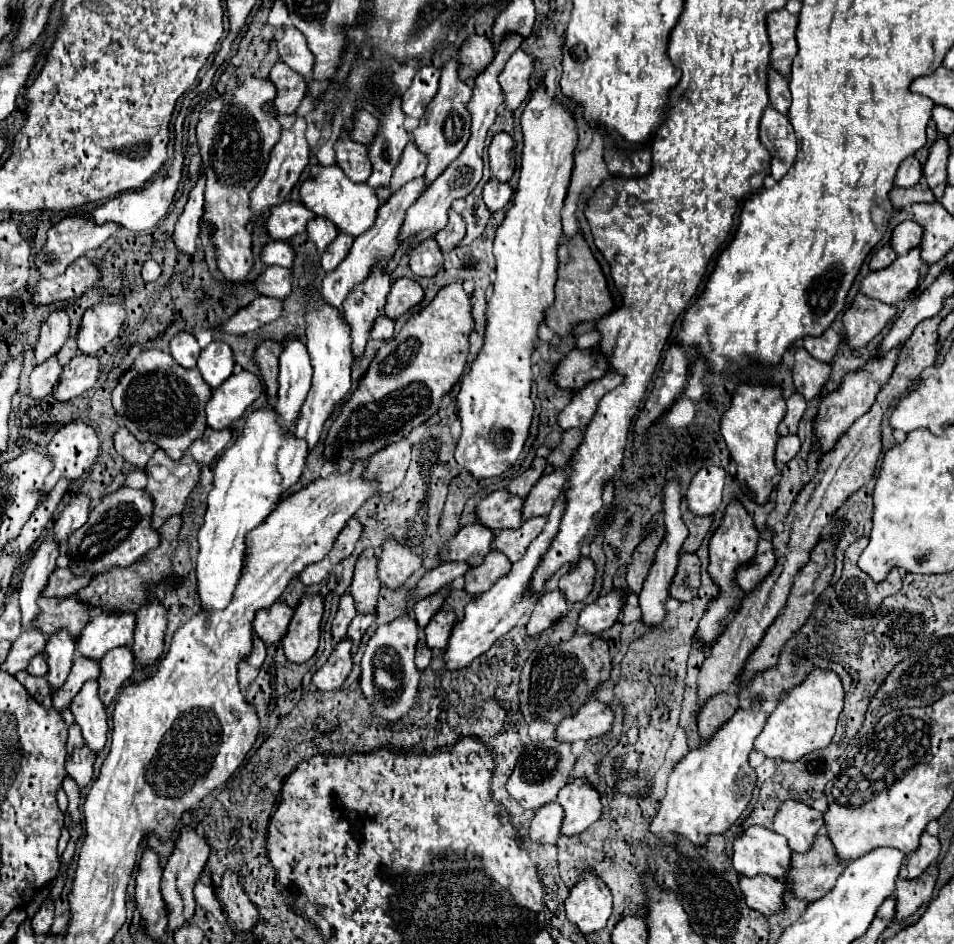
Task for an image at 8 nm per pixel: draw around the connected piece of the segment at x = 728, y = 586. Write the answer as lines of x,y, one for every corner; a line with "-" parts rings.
738,502
728,504
726,514
720,522
720,528
710,538
710,566
708,566
708,572
710,572
710,578
714,580
714,584
718,586
718,596
714,600
710,600
710,608
706,608
706,616
702,616
702,620
698,622
698,632
696,632
694,640
696,640
700,650
718,642
718,638
724,632
722,624
728,620
728,616
734,614
734,608
742,604
742,598
740,598
742,588
738,588
736,570
756,556
758,540
760,540
760,534
754,528
754,520
752,520
752,516
748,516
744,506
738,504

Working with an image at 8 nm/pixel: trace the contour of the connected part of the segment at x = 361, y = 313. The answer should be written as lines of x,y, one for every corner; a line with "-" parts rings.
376,268
368,280
350,292
344,302
344,318
350,326
352,336
352,358
360,360
364,354
364,346
368,342
374,320
382,316
386,306
386,296
390,290
390,278
384,268

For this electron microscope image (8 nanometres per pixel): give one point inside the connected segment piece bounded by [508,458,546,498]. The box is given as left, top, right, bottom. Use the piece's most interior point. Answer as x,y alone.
521,485

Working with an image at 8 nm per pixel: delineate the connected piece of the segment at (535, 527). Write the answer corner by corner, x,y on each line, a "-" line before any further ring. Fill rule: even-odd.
540,516
540,518
530,518
522,522
518,530
500,530
494,538
494,548
504,552
510,562
518,562
524,556
528,544
542,532
544,524
546,524
546,518

